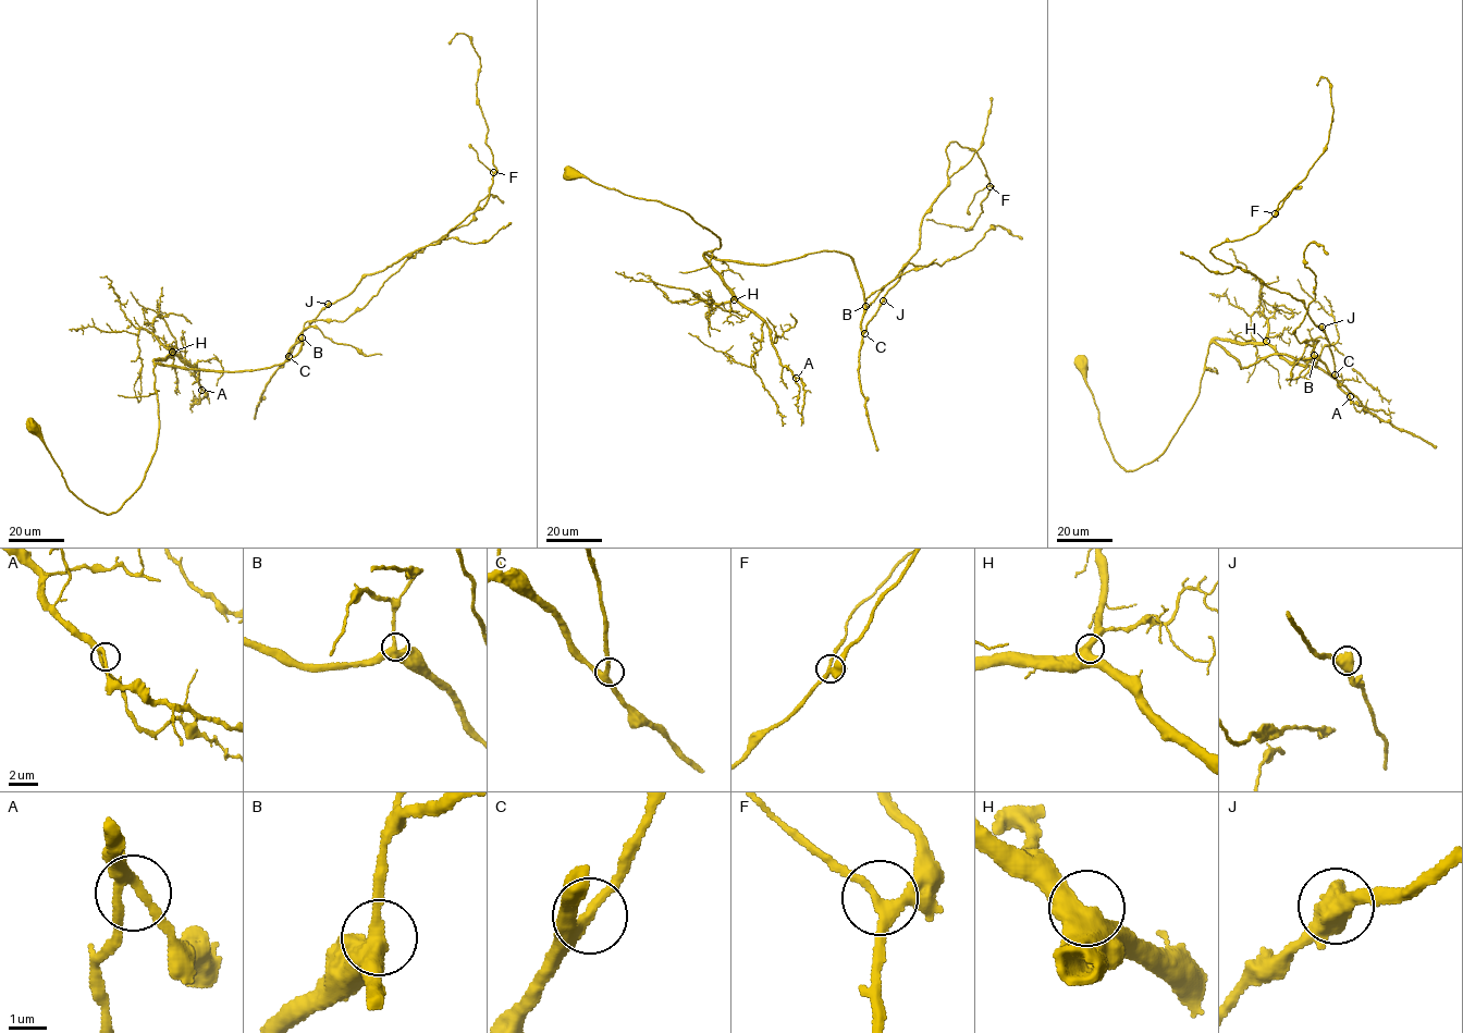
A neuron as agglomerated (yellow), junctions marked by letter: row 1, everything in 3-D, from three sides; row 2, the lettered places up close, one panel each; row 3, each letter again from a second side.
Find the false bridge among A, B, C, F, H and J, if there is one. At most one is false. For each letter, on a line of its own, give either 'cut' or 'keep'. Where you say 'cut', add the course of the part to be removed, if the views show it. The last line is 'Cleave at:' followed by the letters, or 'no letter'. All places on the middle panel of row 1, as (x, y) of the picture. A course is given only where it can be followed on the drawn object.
A: keep
B: keep
C: keep
F: keep
H: keep
J: keep
Cleave at: no letter

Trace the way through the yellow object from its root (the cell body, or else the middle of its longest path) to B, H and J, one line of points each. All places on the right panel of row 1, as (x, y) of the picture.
B: (1082, 364), (1113, 457), (1131, 471), (1164, 452), (1182, 422), (1213, 342), (1242, 368), (1274, 354), (1314, 355)
H: (1082, 364), (1113, 457), (1131, 471), (1164, 452), (1182, 422), (1199, 394), (1212, 341), (1266, 341)
J: (1082, 364), (1113, 457), (1131, 471), (1182, 422), (1208, 344), (1242, 368), (1285, 354), (1335, 374), (1322, 327)

